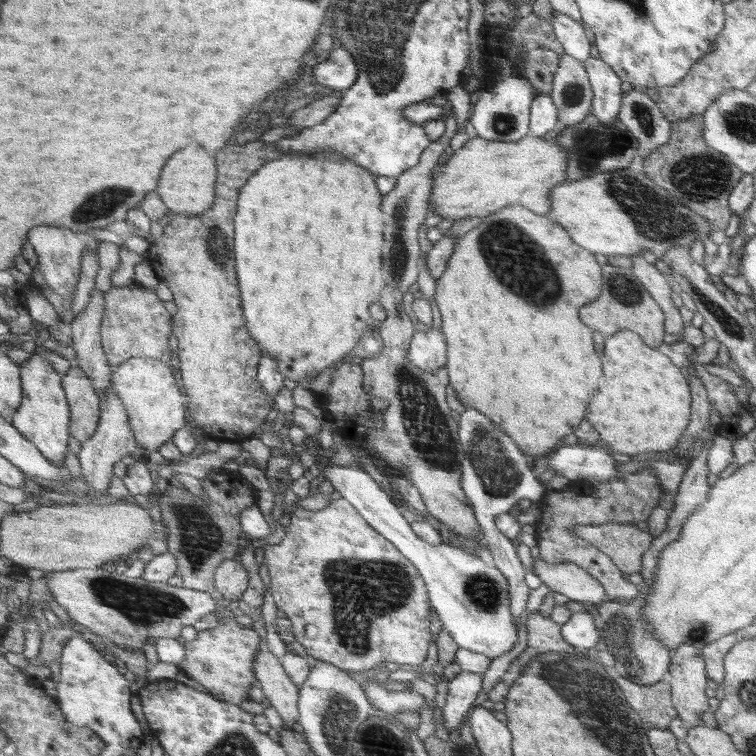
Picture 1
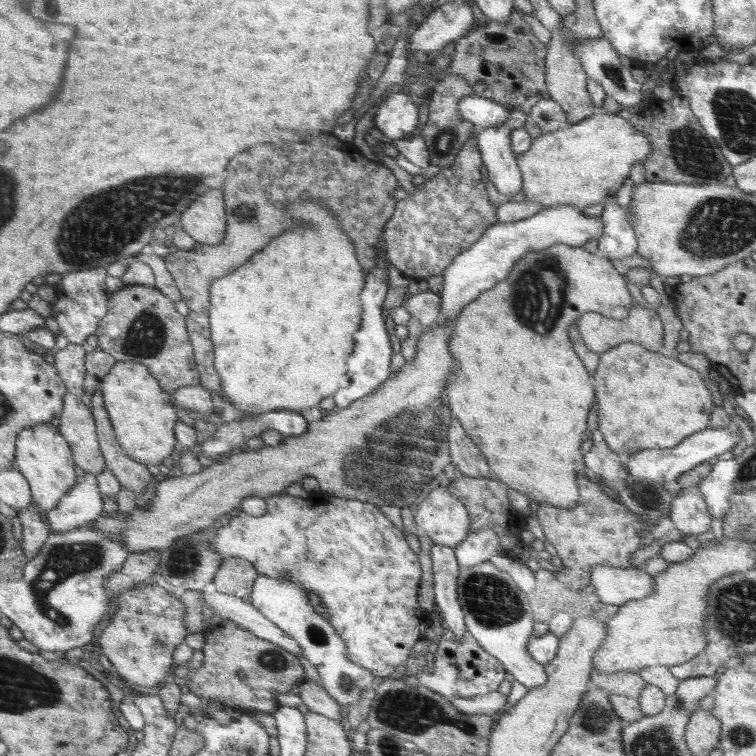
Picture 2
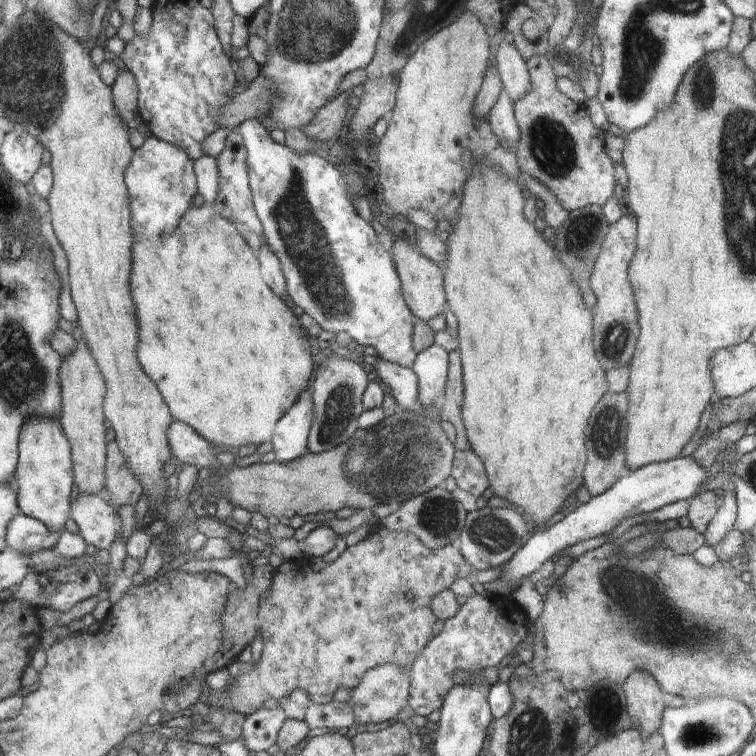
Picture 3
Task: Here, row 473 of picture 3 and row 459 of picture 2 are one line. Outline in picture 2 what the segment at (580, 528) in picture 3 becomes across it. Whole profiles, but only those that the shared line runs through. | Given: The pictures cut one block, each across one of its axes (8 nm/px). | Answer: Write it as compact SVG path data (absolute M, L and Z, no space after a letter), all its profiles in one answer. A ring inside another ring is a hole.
M734 425L726 428L712 428L702 430L696 434L692 434L670 449L646 449L640 453L630 454L626 458L626 469L634 480L648 480L650 482L670 484L672 480L677 480L679 476L698 466L698 464L710 460L710 458L719 457L725 452L730 452L738 444L743 444L741 433Z

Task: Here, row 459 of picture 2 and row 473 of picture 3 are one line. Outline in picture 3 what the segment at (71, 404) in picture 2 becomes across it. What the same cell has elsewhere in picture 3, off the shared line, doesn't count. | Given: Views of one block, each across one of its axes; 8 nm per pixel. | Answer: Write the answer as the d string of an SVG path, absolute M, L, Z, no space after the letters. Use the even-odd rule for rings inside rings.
M76 324L75 330L78 346L66 354L62 364L63 410L60 414L62 424L73 442L74 468L77 485L84 494L104 494L107 488L107 464L109 463L109 444L106 443L106 432L109 424L106 419L106 400L109 399L109 385L105 373L98 366L82 328Z

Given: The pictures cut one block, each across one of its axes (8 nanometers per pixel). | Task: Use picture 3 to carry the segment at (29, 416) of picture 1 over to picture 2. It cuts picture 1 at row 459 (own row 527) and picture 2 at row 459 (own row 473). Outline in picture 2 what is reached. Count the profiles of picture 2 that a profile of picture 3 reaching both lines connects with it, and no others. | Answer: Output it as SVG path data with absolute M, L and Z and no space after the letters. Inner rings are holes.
M44 422L21 433L21 438L17 442L16 467L24 472L26 478L29 478L36 505L42 509L47 511L57 509L60 502L80 482L81 476L78 475L76 465L73 447L62 435L60 427L56 430L50 422Z

